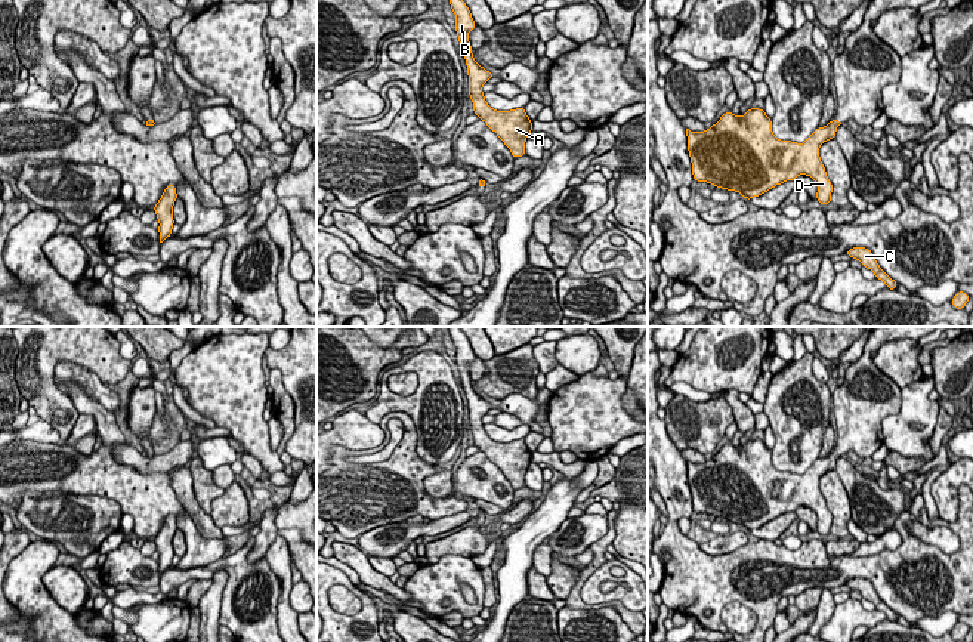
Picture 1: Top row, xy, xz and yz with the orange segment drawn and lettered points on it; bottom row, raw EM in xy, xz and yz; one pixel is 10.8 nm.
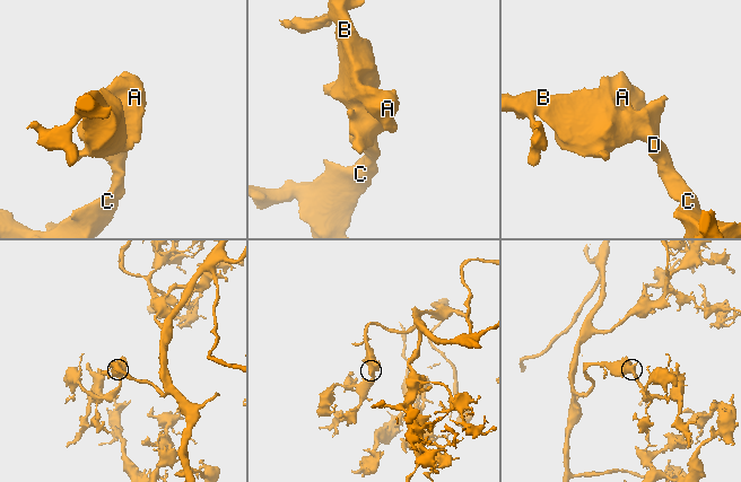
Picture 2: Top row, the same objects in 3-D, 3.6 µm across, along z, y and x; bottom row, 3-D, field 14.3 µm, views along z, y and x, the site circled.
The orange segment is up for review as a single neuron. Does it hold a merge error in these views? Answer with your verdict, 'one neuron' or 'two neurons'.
one neuron

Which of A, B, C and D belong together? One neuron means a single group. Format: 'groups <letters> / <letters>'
groups A B C D

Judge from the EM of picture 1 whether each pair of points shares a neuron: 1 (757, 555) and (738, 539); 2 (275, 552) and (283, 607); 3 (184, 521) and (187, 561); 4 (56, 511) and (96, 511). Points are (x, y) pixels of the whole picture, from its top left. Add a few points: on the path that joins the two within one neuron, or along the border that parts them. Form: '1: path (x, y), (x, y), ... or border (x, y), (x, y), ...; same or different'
1: border (747, 542), (734, 551), (713, 556); different
2: path (281, 565), (286, 577), (286, 593); same
3: path (190, 531), (192, 536), (192, 551); same
4: path (67, 511), (86, 511); same

